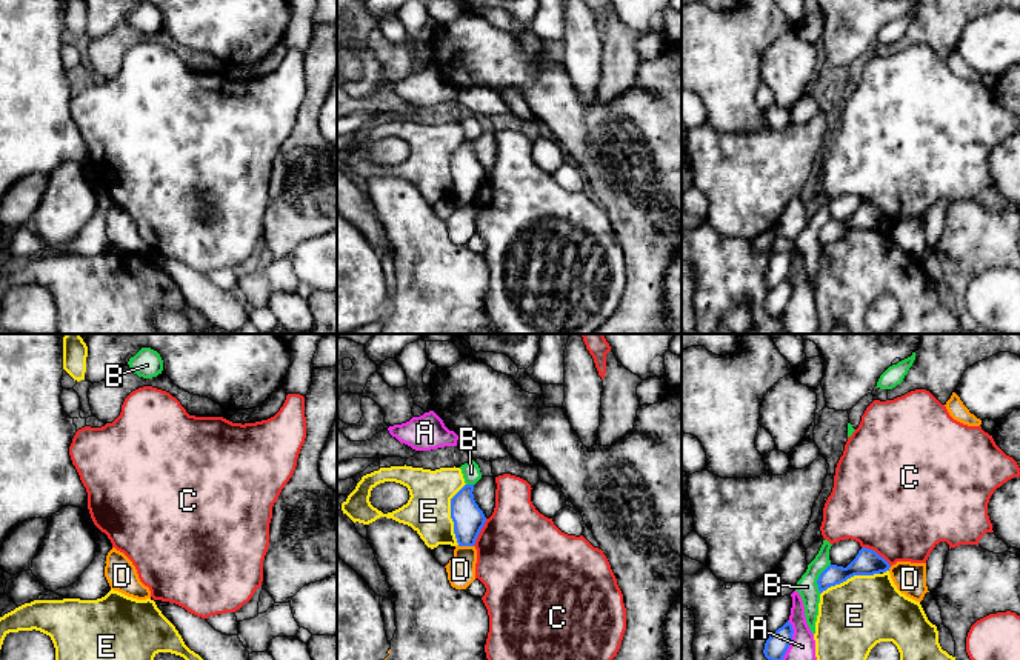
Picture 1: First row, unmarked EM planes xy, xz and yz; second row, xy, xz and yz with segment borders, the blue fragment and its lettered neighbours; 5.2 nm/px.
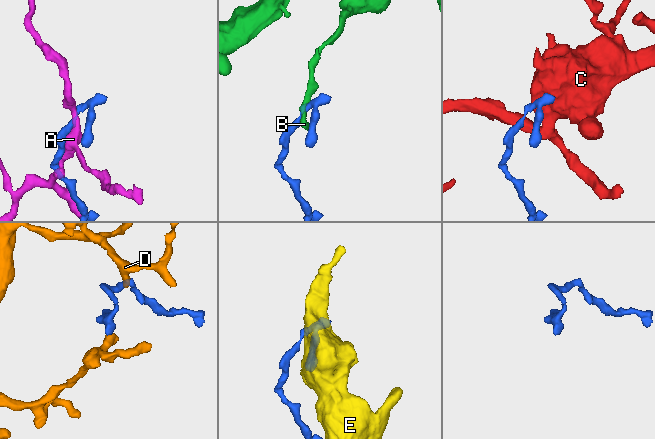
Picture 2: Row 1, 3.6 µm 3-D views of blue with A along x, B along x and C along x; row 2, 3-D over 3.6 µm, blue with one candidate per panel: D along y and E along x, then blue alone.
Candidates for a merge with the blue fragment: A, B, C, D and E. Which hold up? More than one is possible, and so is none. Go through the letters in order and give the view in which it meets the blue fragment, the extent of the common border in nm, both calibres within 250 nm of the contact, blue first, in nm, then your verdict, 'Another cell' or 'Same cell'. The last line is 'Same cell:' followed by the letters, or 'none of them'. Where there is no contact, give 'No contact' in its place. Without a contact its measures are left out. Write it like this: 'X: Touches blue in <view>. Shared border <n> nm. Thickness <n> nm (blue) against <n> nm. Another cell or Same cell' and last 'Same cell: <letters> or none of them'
A: Touches blue in yz. Shared border 220 nm. Thickness 120 nm (blue) against 190 nm. Another cell
B: Touches blue in yz. Shared border 170 nm. Thickness 120 nm (blue) against 110 nm. Another cell
C: Touches blue in yz. Shared border 190 nm. Thickness 140 nm (blue) against 480 nm. Another cell
D: Touches blue in xz. Shared border 90 nm. Thickness 160 nm (blue) against 150 nm. Another cell
E: Touches blue in xz. Shared border 320 nm. Thickness 160 nm (blue) against 240 nm. Another cell
Same cell: none of them

